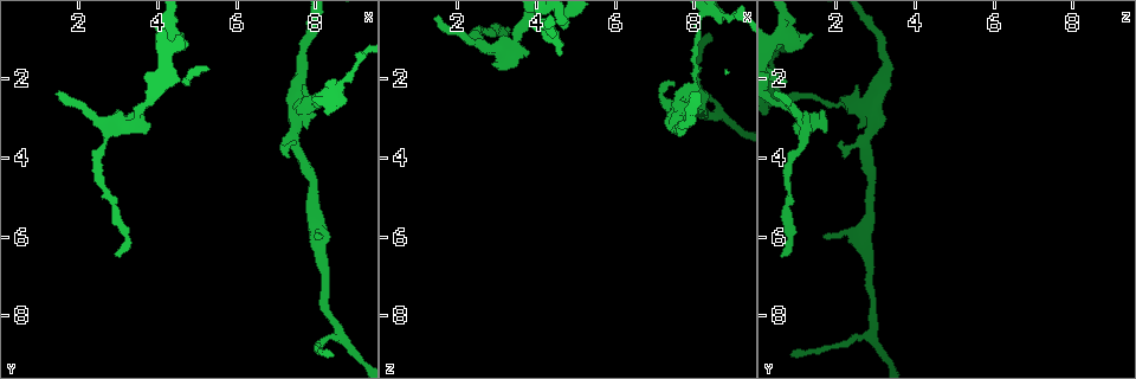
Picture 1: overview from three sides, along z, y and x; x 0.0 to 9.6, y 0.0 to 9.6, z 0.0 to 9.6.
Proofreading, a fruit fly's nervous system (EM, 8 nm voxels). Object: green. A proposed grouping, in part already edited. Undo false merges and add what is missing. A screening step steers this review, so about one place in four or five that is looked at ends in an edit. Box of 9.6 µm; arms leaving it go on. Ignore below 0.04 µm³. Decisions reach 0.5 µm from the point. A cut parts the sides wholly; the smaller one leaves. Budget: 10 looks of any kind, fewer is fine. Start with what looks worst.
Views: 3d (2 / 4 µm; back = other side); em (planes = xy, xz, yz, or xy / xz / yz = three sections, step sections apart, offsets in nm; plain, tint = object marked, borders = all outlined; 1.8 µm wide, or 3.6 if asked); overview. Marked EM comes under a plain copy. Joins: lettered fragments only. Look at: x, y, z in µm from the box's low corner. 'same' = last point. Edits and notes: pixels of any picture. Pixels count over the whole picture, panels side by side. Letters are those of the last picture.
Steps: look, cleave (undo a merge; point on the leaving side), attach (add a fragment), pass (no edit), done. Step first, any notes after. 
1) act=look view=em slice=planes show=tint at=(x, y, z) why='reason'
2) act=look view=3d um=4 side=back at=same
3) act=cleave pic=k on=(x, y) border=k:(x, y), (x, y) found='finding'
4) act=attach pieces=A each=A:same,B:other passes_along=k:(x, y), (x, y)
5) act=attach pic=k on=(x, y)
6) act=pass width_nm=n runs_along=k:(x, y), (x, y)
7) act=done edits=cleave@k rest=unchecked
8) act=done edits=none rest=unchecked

act=look view=em slice=xy step=4 show=tint at=(3.05, 6.50, 0.65) why='long arm stops here'

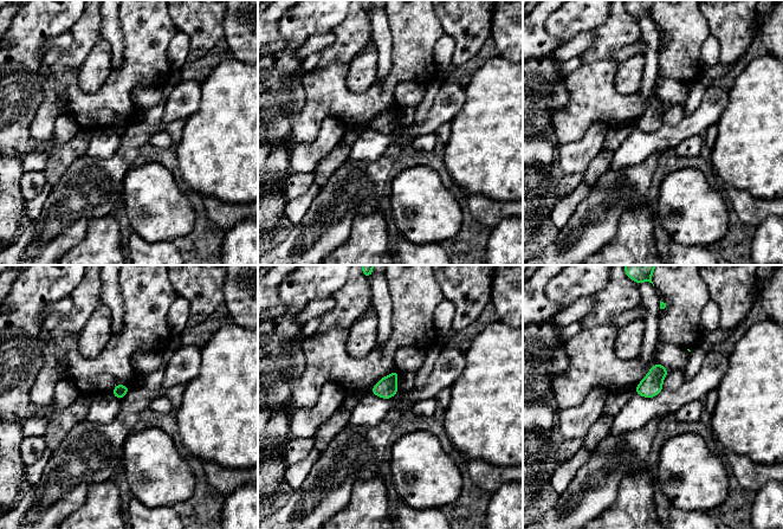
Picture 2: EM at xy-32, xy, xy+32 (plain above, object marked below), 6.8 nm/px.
act=look view=em slice=planes show=tint at=same why='another direction'

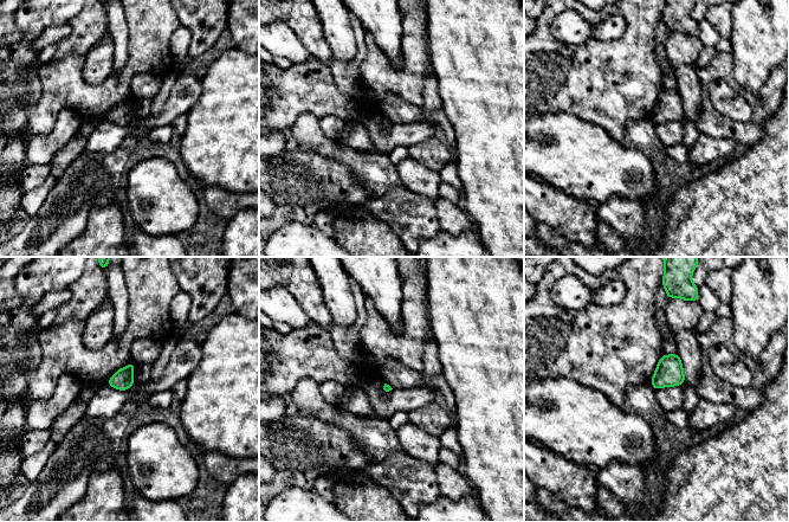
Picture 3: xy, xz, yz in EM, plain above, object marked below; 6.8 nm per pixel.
act=look view=em slice=planes show=borders at=same why='see the neighbours'

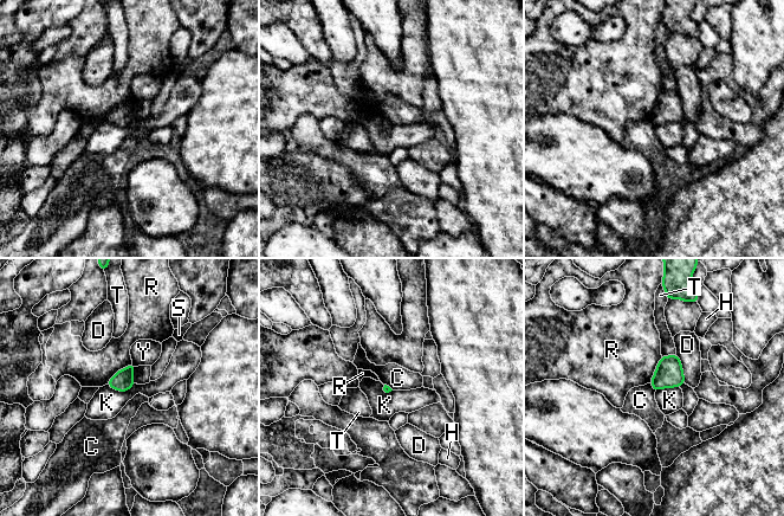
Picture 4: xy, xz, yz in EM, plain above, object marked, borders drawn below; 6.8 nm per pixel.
act=pass longest_contact=R:240nm each=C:other,D:other,H:other,K:other,R:other,S:other,T:other,Y:other found='no lettered fragment goes on from it'

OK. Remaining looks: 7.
act=look view=3d um=4 at=(8.10, 2.50, 0.80)

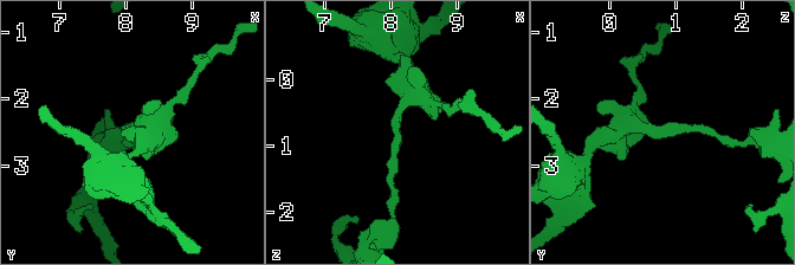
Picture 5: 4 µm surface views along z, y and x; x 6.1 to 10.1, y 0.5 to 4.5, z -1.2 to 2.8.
act=look view=em slice=planes show=tint at=(8.10, 2.45, 0.75) why='shape alone is not enough'

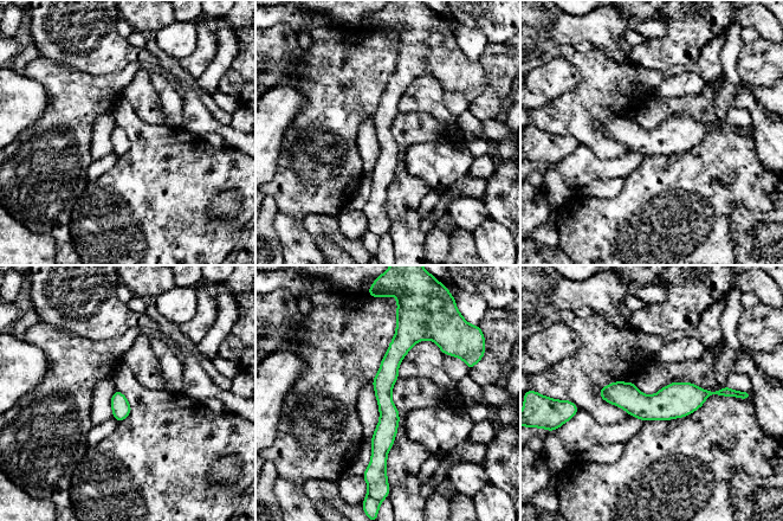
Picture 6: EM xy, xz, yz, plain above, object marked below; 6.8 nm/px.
act=look view=em slice=planes show=borders at=same

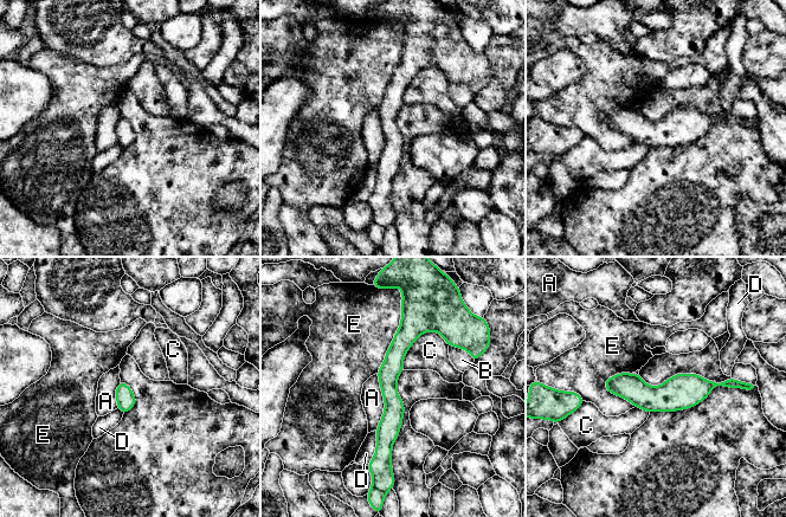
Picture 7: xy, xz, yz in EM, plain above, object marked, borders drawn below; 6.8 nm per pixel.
act=pass each=A:other,B:other,C:other,D:other,E:other border=7:(378, 374), (384, 414), (375, 430) found='one cell here'

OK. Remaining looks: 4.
act=look view=em um=3.6 slice=yz step=8 show=tint at=(4.55, 0.85, 1.45) why='branch stops here'

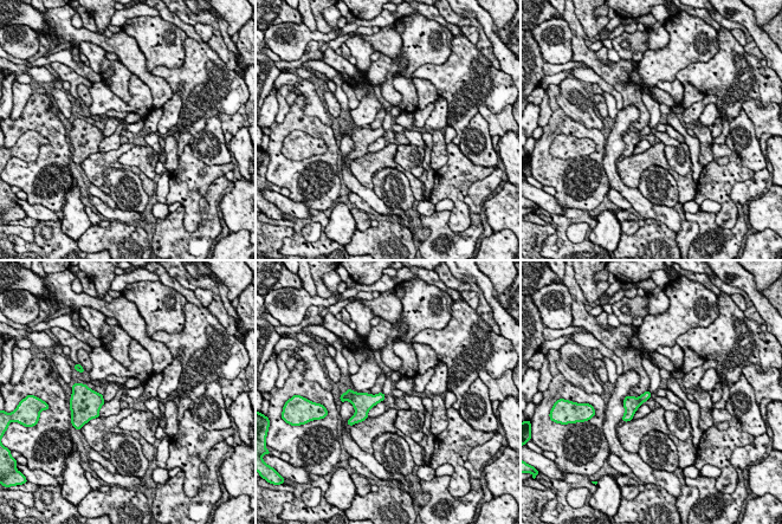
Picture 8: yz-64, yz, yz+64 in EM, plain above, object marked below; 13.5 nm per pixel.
act=look view=em um=3.6 slice=planes show=borders at=same

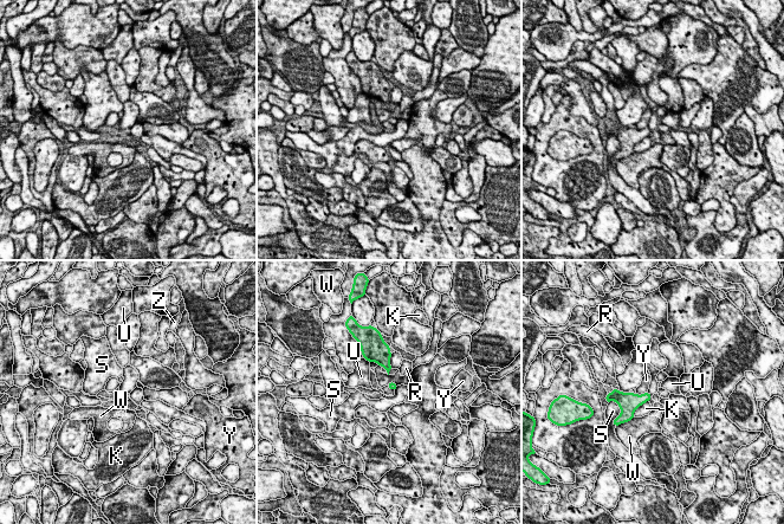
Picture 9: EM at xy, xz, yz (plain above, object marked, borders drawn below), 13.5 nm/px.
act=pass longest_contact=K:320nm each=K:other,R:other,S:other,U:other,W:other,Y:other,Z:other border=9:(647, 392), (636, 394) found='no lettered fragment goes on from it'

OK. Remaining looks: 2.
act=look view=em slice=planes show=borders at=(2.90, 2.85, 1.60) why='free end'

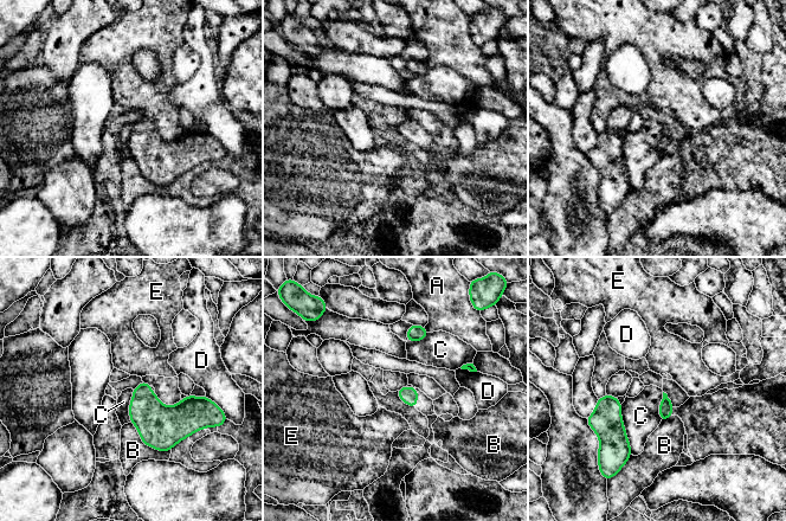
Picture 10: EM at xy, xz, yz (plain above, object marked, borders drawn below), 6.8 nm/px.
act=pass width_nm=100 each=A:other,B:other,C:other,D:other,E:other border=10:(620, 404), (620, 419), (631, 454) found='no lettered fragment goes on from it'

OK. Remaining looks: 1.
act=done edits=none rest=unchecked

